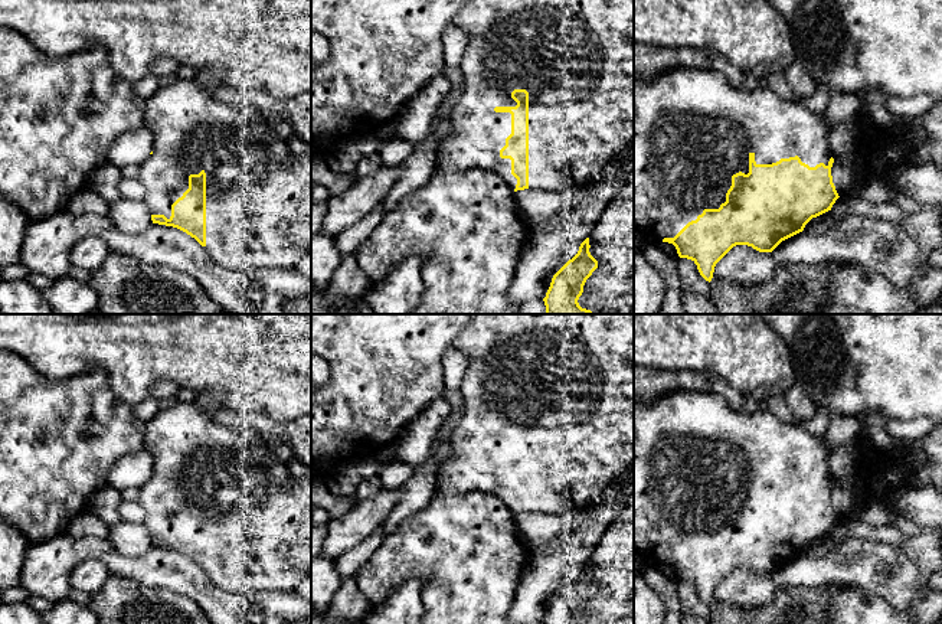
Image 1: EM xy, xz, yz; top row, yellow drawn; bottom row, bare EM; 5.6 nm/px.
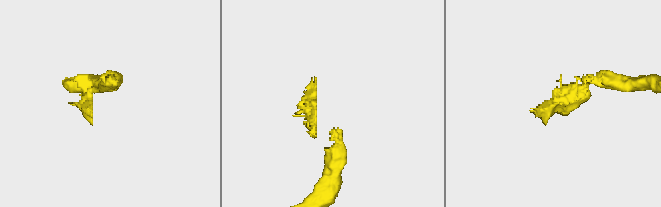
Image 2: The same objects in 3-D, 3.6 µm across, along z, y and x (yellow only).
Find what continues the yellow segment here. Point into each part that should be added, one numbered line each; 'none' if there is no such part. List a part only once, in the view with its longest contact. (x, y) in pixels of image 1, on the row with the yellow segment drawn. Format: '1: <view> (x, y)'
1: xz (575, 58)

